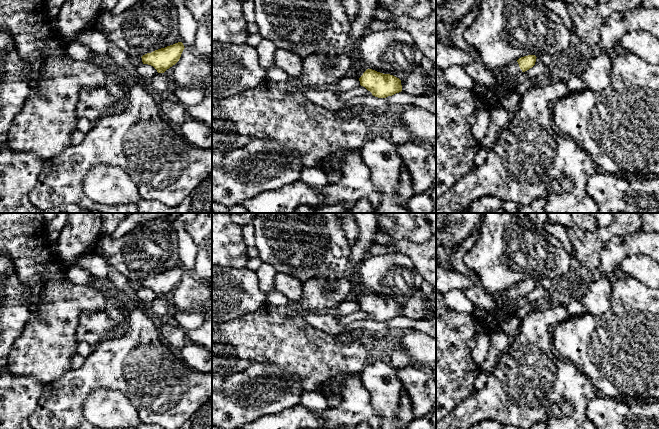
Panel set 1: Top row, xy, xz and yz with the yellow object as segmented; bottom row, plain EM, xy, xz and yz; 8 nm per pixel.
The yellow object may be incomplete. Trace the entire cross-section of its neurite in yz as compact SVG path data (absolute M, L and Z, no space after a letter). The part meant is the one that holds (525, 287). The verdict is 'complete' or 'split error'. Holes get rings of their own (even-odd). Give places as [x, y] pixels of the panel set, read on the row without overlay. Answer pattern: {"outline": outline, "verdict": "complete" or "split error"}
{"outline": "M535 279L521 281L497 295L499 304L494 309L487 311L482 308L478 321L486 330L486 334L505 332L510 342L515 339L523 317L517 308L517 301L532 292L536 282Z", "verdict": "split error"}

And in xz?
{"outline": "M256 213L253 225L256 226L255 245L258 249L258 257L263 263L273 266L277 273L288 274L303 283L322 276L328 281L329 288L337 279L348 279L351 283L351 298L358 302L360 309L373 320L386 322L402 315L399 302L367 293L361 285L358 267L349 264L351 246L342 228L342 218L335 213Z", "verdict": "split error"}

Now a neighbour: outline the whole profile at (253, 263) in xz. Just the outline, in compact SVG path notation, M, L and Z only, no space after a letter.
M250 257L246 263L246 268L256 271L263 264L262 260L259 257Z

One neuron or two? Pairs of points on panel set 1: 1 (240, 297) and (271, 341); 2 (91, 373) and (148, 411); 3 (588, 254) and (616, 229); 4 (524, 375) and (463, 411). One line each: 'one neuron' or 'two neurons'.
1: two neurons
2: one neuron
3: one neuron
4: one neuron

